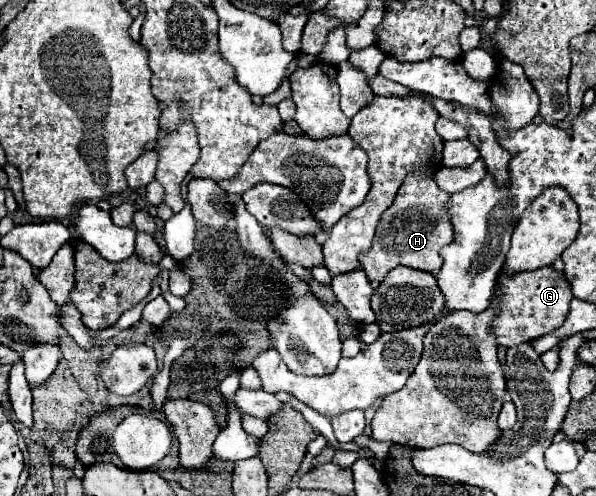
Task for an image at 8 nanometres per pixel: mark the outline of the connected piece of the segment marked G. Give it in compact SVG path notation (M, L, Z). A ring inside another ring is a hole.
M542 266L532 272L518 272L502 278L496 286L500 292L498 314L492 322L492 334L500 346L518 346L522 342L532 342L560 328L570 312L570 300L574 300L572 288L554 266Z

